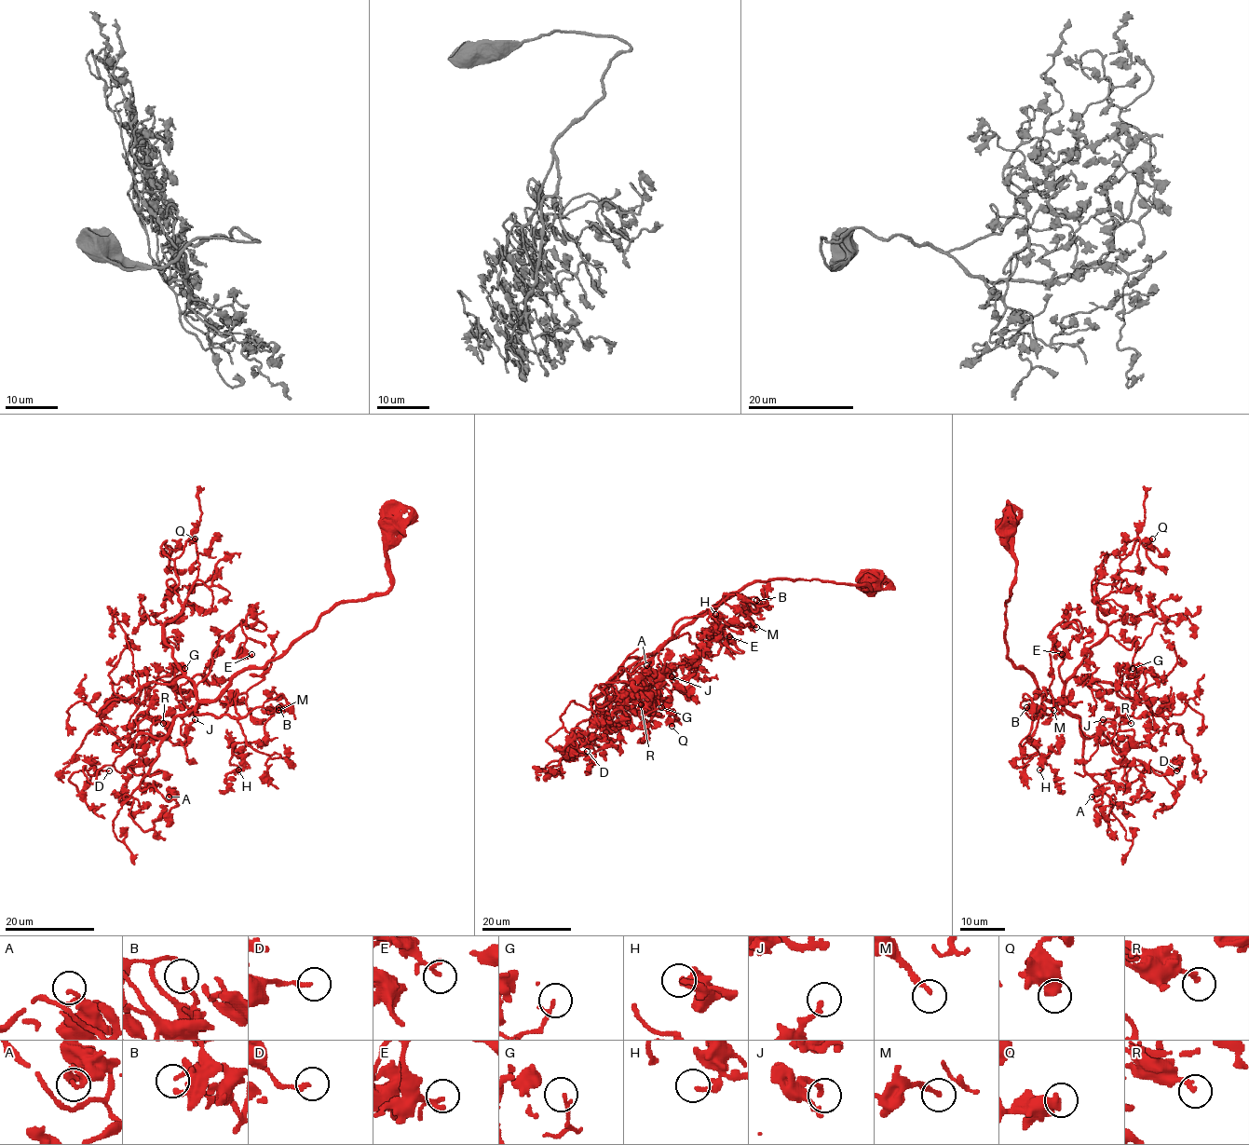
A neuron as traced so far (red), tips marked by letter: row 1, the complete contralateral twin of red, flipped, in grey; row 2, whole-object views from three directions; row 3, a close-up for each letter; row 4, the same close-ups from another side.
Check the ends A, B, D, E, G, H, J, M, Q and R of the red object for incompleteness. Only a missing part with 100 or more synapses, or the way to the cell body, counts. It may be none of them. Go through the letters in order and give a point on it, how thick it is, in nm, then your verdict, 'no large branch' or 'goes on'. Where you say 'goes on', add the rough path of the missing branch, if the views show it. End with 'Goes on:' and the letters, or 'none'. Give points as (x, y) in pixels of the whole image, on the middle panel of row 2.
A: (646, 665) | 180 nm | no large branch
B: (756, 600) | 200 nm | no large branch
D: (587, 751) | 190 nm | no large branch
E: (729, 636) | 180 nm | no large branch
G: (661, 707) | 140 nm | no large branch
H: (715, 614) | 200 nm | no large branch
J: (672, 676) | 200 nm | no large branch
M: (756, 627) | 190 nm | no large branch
Q: (672, 726) | 600 nm | no large branch
R: (641, 704) | 200 nm | no large branch
Goes on: none

